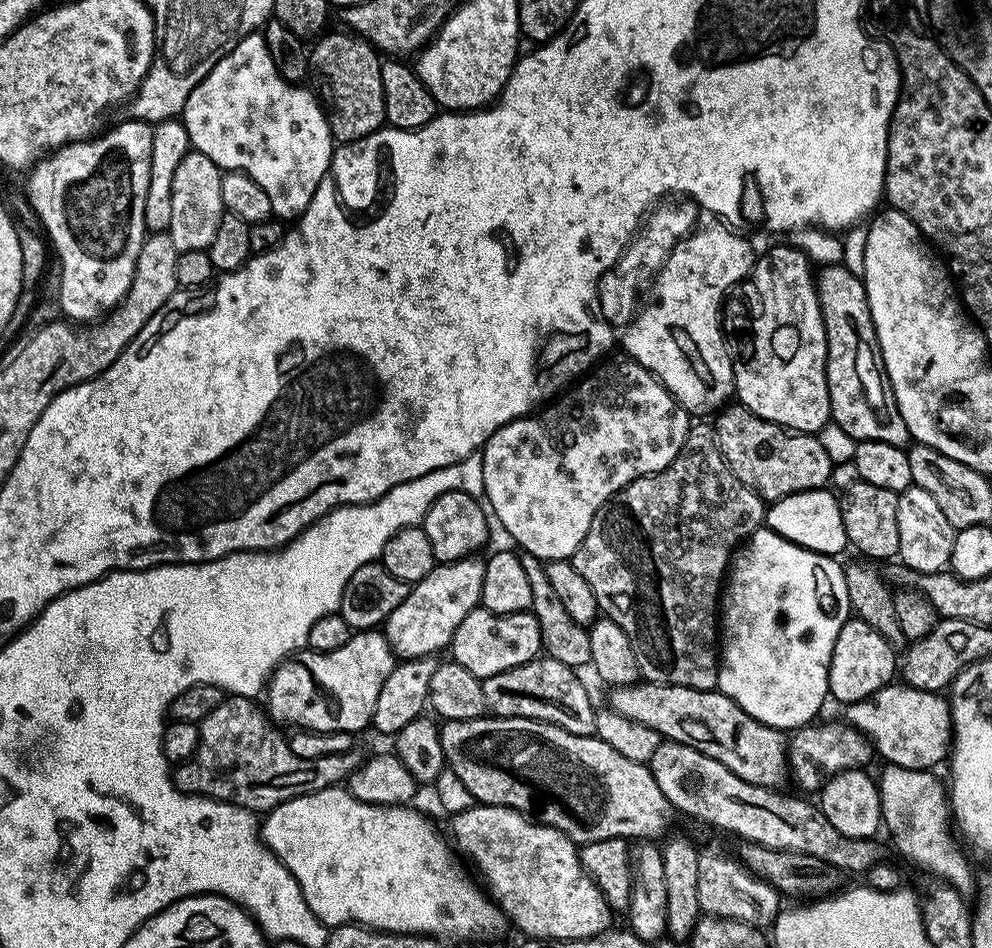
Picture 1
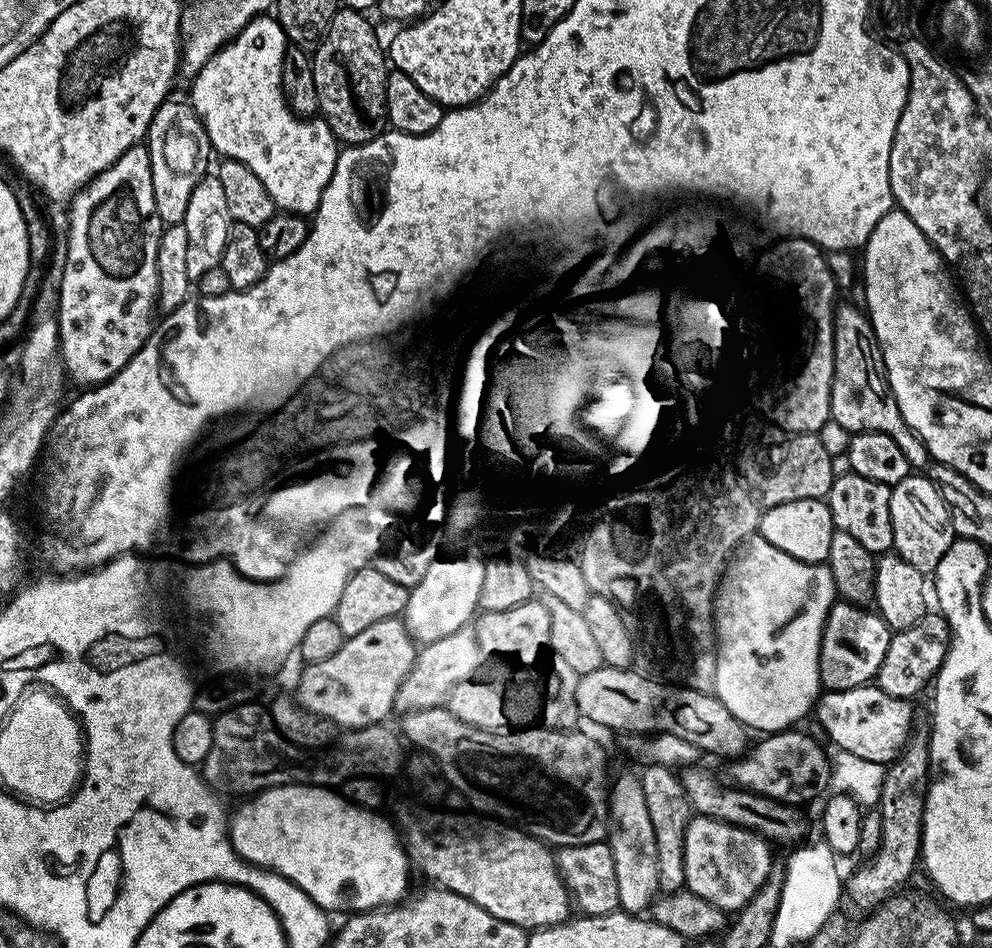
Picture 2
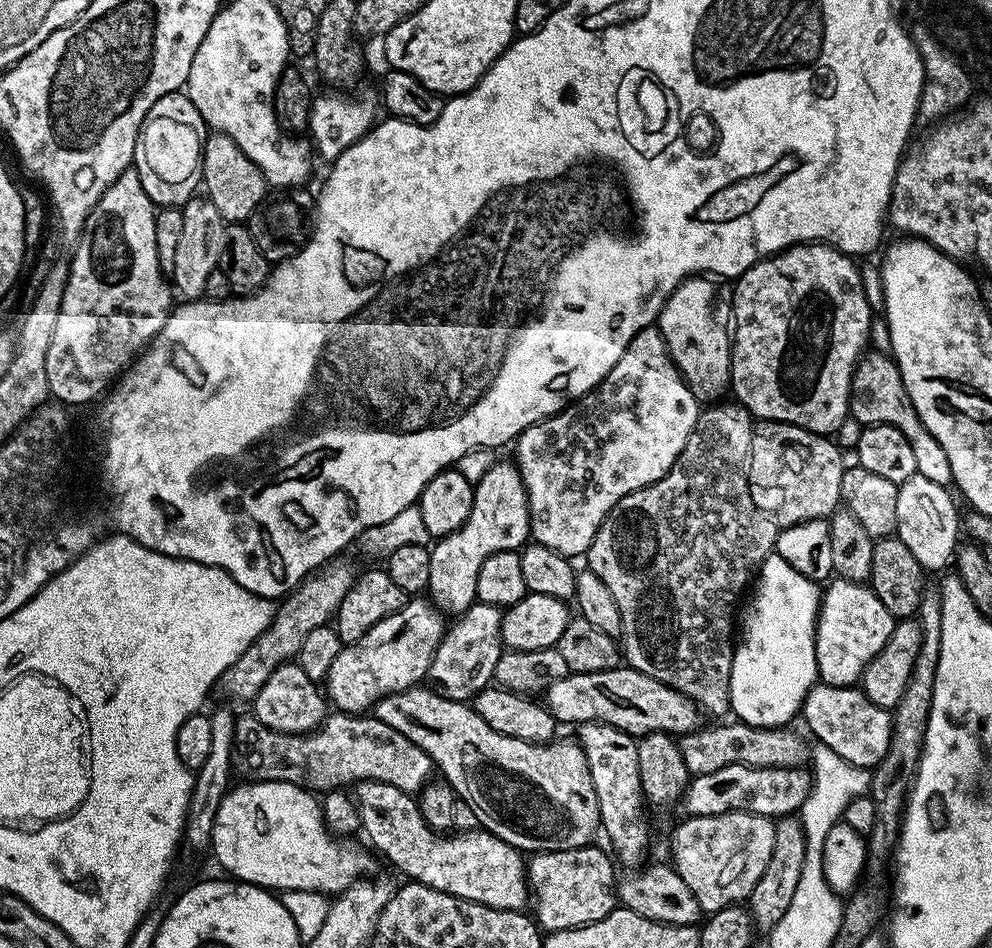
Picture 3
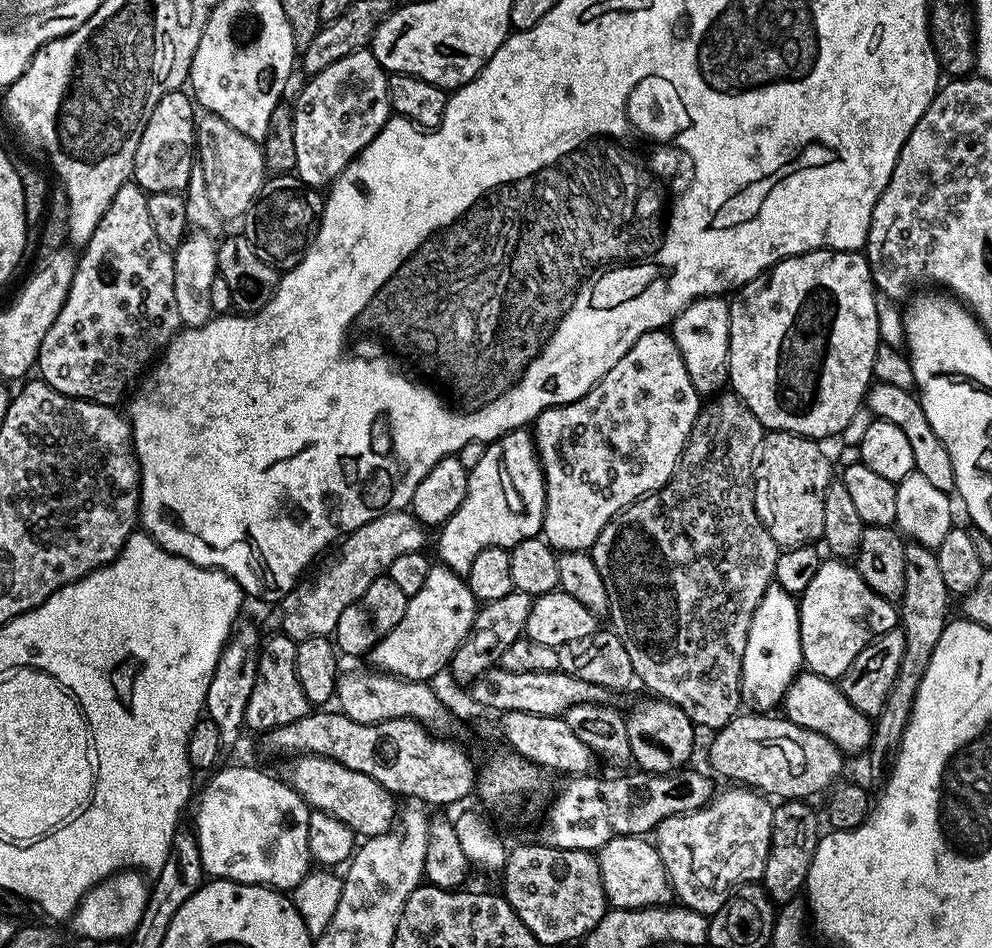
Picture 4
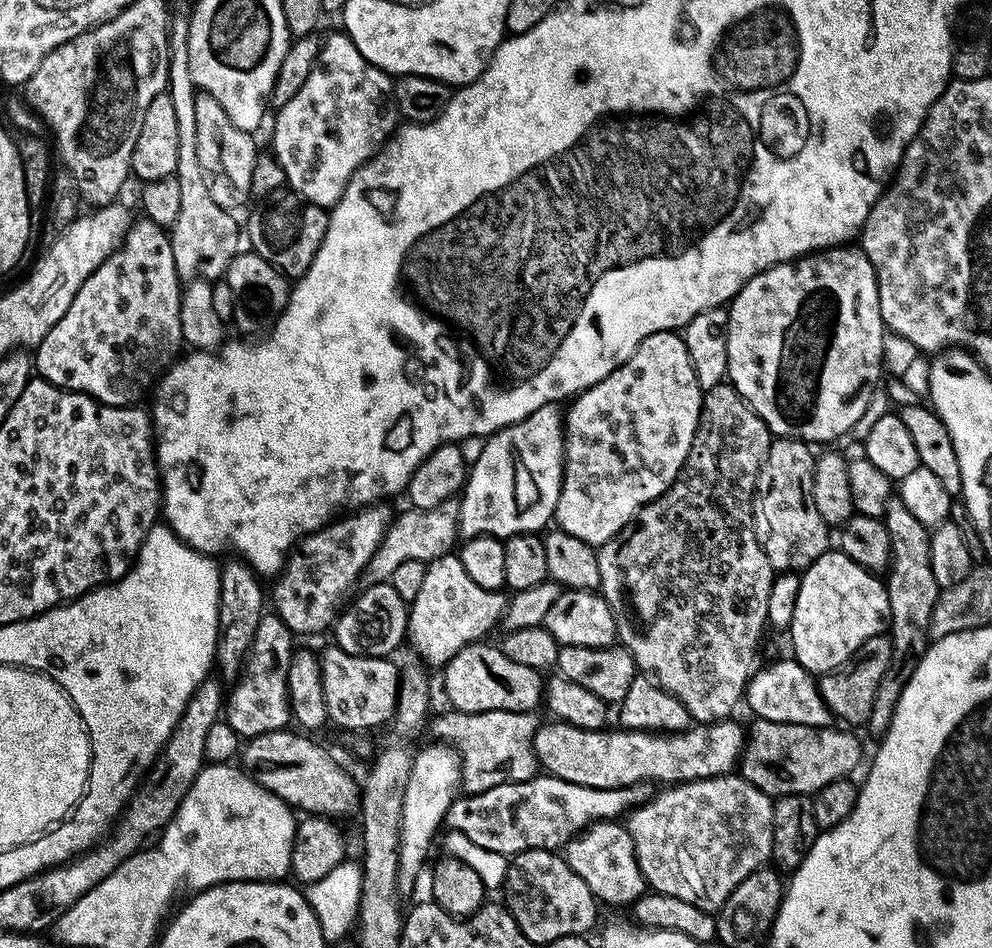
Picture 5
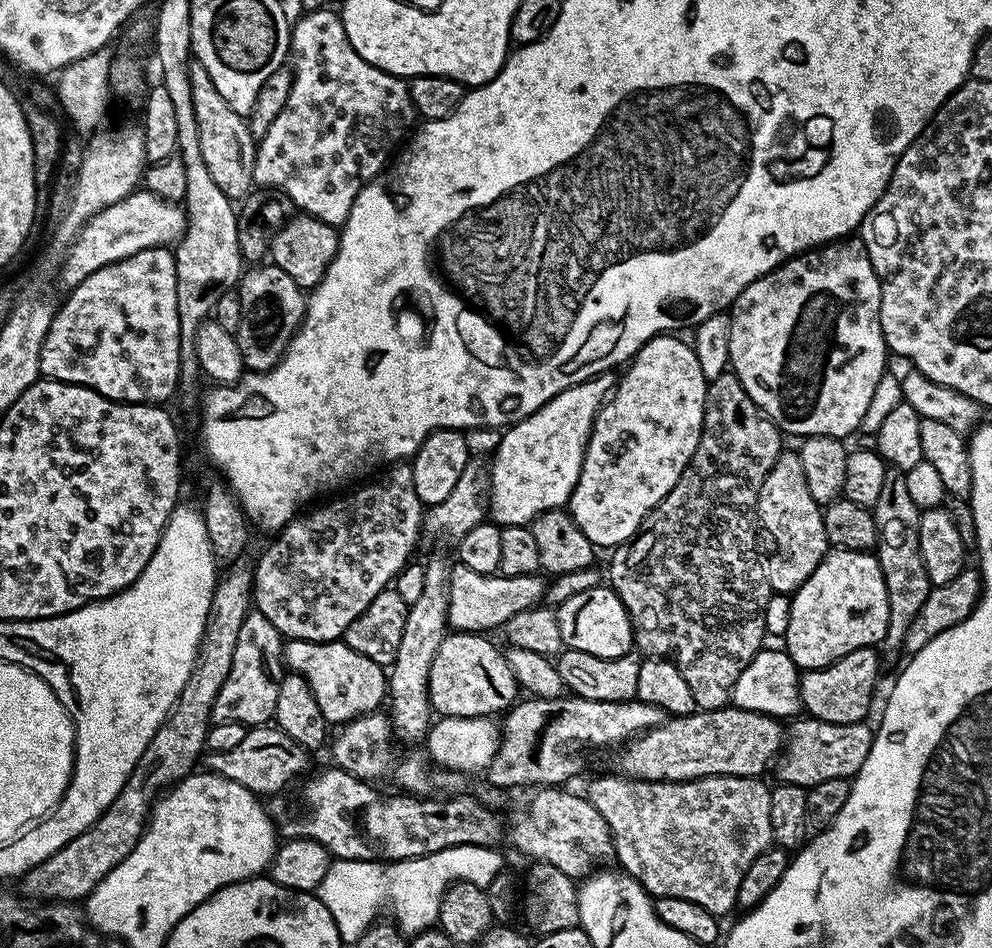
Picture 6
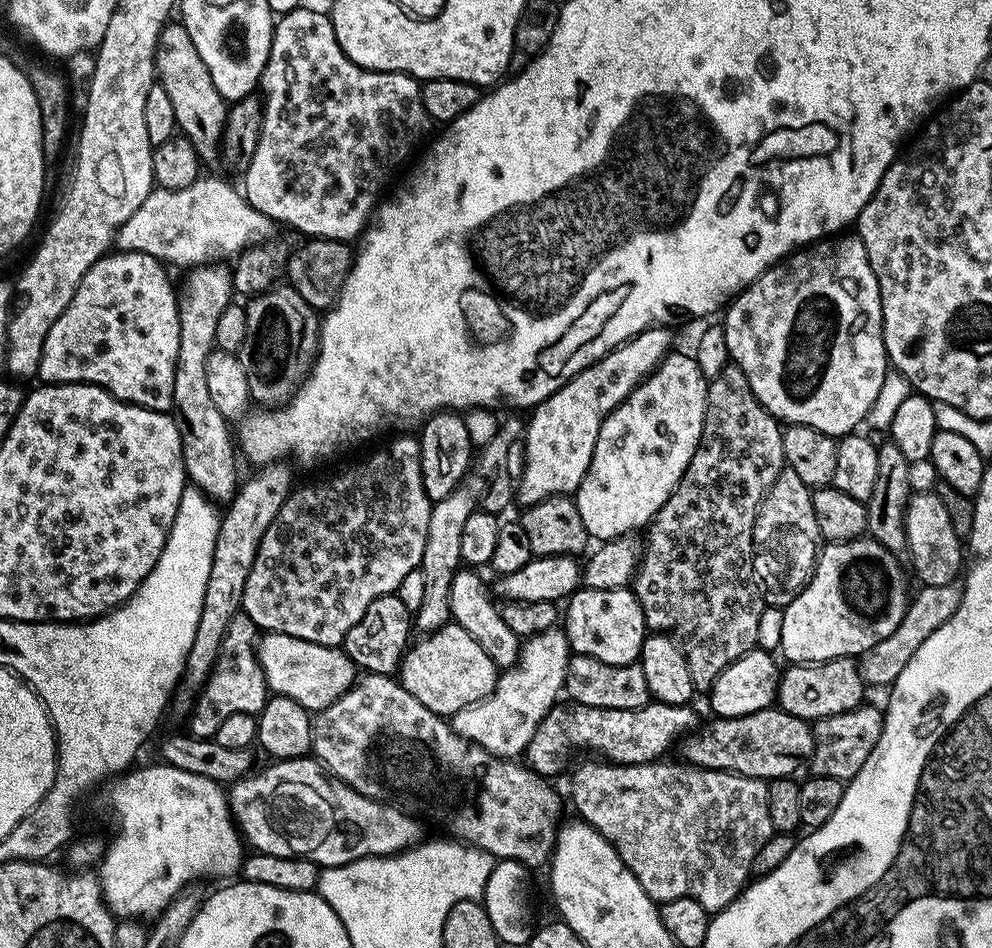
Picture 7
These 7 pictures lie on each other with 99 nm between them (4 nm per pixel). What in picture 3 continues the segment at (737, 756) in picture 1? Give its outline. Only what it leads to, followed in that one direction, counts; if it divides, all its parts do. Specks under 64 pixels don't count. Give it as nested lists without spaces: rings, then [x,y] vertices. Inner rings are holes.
[[[621,666],[605,672],[573,672],[548,687],[547,696],[548,713],[561,725],[579,726],[597,720],[637,738],[651,732],[695,732],[698,727],[698,706],[689,696],[642,674],[637,668]]]

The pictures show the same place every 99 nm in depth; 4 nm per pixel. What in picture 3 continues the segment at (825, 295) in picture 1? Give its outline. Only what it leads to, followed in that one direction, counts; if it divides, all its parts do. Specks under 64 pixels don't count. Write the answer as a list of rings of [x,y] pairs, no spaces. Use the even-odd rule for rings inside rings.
[[[870,352],[861,355],[856,361],[856,369],[852,375],[852,389],[848,399],[851,419],[857,420],[862,426],[885,424],[902,430],[906,442],[910,442],[910,447],[914,450],[918,475],[930,478],[930,482],[938,482],[938,486],[948,488],[953,483],[950,458],[946,458],[946,450],[938,446],[934,434],[930,434],[930,430],[926,430],[926,426],[918,418],[895,360],[885,353],[883,356],[880,352]]]

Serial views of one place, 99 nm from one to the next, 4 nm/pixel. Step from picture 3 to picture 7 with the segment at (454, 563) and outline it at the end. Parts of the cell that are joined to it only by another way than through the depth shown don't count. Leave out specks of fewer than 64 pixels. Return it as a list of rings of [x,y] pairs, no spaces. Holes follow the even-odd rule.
[[[653,326],[640,332],[598,362],[582,369],[573,380],[531,409],[529,416],[532,417],[527,417],[522,441],[524,473],[518,476],[521,505],[537,504],[551,496],[575,493],[590,466],[602,422],[656,369],[673,347],[668,331],[667,327]]]

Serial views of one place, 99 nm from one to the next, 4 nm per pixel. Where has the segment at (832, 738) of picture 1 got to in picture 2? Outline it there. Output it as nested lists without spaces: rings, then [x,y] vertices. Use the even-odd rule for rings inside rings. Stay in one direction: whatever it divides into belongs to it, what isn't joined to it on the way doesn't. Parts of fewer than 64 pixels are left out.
[[[800,730],[774,732],[763,737],[760,745],[751,751],[750,757],[740,758],[728,768],[728,776],[735,787],[752,792],[755,796],[765,796],[767,800],[779,800],[781,804],[804,806],[815,796],[829,791],[832,783],[832,761],[829,753],[816,745],[812,736]]]

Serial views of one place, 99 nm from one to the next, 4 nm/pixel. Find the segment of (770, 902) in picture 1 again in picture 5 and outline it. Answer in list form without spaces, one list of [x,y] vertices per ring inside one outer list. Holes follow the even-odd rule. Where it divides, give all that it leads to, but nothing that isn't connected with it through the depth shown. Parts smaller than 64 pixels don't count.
[[[739,774],[715,776],[709,780],[690,780],[686,784],[657,791],[647,804],[626,816],[626,827],[634,842],[636,861],[651,891],[670,894],[702,910],[715,913],[730,898],[734,886],[754,870],[769,863],[772,840],[773,797],[746,782]]]

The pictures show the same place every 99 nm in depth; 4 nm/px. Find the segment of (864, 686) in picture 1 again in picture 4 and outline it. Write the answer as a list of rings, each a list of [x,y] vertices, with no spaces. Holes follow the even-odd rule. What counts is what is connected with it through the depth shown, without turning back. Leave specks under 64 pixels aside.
[[[828,558],[821,563],[810,586],[799,597],[800,637],[803,667],[833,682],[846,674],[846,666],[862,654],[872,640],[877,640],[891,628],[897,627],[898,608],[895,603],[870,590],[858,570],[840,558]]]

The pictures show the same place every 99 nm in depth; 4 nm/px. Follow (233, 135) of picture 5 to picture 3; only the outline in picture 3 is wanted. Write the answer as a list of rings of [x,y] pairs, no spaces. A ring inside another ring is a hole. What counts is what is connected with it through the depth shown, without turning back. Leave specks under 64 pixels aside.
[[[212,132],[203,137],[204,157],[202,158],[202,188],[208,200],[218,206],[218,214],[222,214],[225,222],[244,222],[253,216],[260,203],[270,191],[270,185],[264,176],[238,150],[238,142],[221,132]]]

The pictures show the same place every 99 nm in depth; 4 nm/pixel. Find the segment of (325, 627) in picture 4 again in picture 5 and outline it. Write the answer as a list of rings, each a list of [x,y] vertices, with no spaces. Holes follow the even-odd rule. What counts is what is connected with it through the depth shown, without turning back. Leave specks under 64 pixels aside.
[[[453,498],[433,508],[405,507],[405,512],[395,517],[382,538],[374,558],[364,567],[362,577],[365,585],[383,584],[391,581],[394,569],[401,562],[437,560],[449,555],[457,547],[460,531],[460,502]]]

